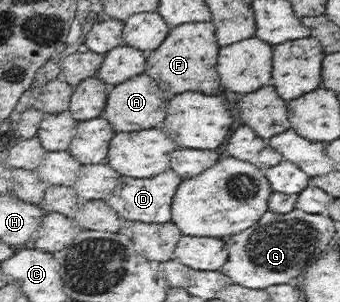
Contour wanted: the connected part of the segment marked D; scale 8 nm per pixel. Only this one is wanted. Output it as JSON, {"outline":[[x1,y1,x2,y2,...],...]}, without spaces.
{"outline":[[170,169,146,179,121,176,115,191,104,200,118,211,124,221,160,224,170,222,172,199,180,185,180,179,181,177]]}

